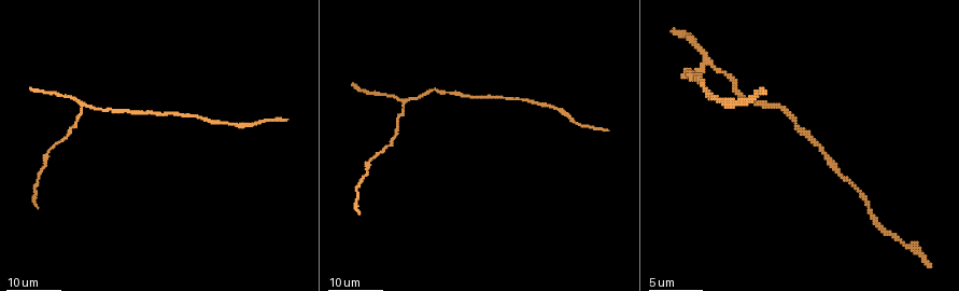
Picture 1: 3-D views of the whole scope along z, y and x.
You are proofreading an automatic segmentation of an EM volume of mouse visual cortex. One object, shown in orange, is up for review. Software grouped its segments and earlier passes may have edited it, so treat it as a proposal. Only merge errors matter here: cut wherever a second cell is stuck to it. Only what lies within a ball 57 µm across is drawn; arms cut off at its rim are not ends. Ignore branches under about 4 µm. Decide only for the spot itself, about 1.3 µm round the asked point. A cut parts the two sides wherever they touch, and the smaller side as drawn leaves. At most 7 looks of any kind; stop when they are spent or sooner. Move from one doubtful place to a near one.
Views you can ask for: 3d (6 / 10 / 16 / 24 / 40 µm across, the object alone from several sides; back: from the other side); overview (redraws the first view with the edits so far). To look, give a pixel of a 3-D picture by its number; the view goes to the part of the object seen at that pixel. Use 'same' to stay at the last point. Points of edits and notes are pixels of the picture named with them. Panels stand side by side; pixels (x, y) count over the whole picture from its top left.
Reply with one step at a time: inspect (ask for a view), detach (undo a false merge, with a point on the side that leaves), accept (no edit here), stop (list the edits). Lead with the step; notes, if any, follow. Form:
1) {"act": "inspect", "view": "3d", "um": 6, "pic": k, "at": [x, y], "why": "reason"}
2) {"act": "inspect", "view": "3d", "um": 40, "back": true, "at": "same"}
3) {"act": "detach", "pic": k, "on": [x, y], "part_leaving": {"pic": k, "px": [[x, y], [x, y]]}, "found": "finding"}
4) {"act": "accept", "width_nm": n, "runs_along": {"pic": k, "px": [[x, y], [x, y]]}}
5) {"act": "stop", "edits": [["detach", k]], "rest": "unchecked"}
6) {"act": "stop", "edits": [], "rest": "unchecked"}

{"act": "inspect", "view": "3d", "um": 16, "pic": 1, "at": [239, 124], "why": "calibre changes"}

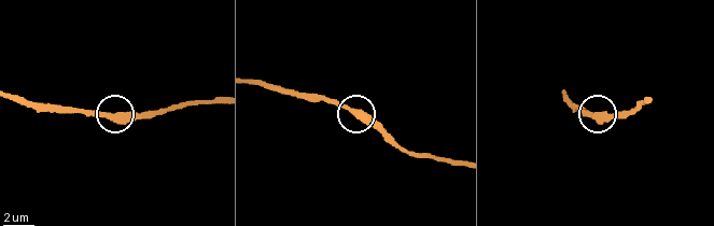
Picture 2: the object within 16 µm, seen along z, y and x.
{"act": "inspect", "view": "3d", "um": 6, "pic": 2, "at": [356, 110]}

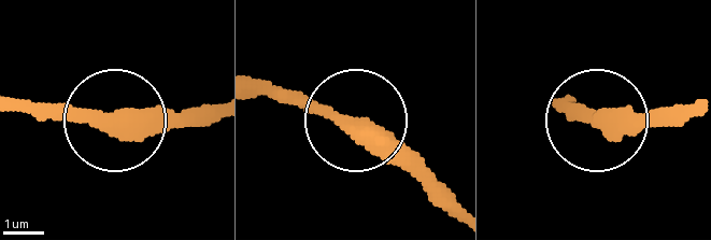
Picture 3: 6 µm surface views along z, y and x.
{"act": "accept", "width_nm": 410, "runs_along": {"pic": 3, "px": [[553, 100], [595, 117], [680, 117]]}, "found": "one cell here"}

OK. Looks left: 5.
{"act": "inspect", "view": "3d", "um": 16, "pic": 1, "at": [381, 92], "why": "thick turns thin"}

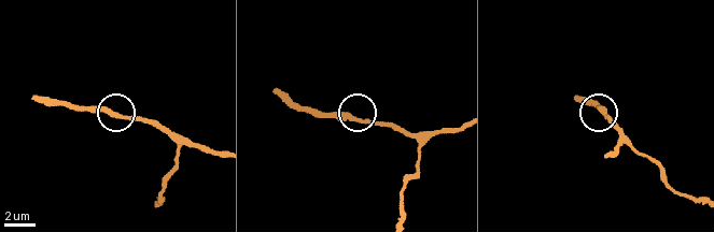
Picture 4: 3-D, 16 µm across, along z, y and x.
{"act": "inspect", "view": "3d", "um": 10, "pic": 4, "at": [356, 118]}

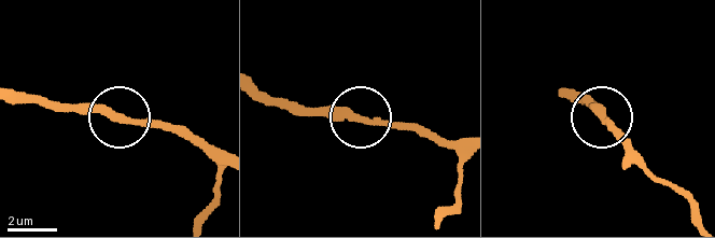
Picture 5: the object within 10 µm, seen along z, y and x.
{"act": "accept", "runs_along": {"pic": 5, "px": [[462, 140], [443, 140], [400, 122], [297, 115]]}, "found": "one cell here"}

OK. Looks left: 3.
{"act": "inspect", "view": "3d", "um": 24, "pic": 1, "at": [404, 106], "why": "three arms meet"}

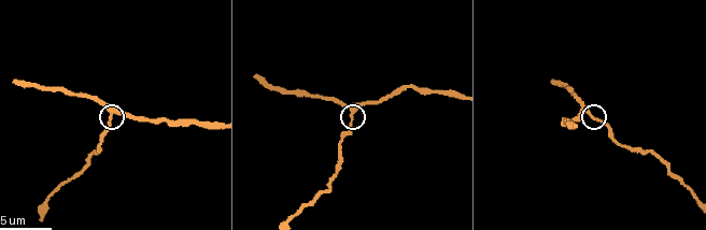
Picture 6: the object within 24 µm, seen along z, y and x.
{"act": "inspect", "view": "3d", "um": 10, "pic": 6, "at": [111, 114]}

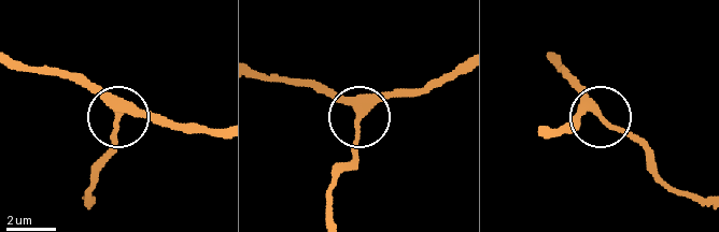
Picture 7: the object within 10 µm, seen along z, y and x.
{"act": "accept", "runs_along": {"pic": 7, "px": [[457, 72], [377, 99], [358, 111], [318, 81]]}, "found": "all the same cell"}

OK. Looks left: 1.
{"act": "stop", "edits": [], "rest": "unchecked"}

